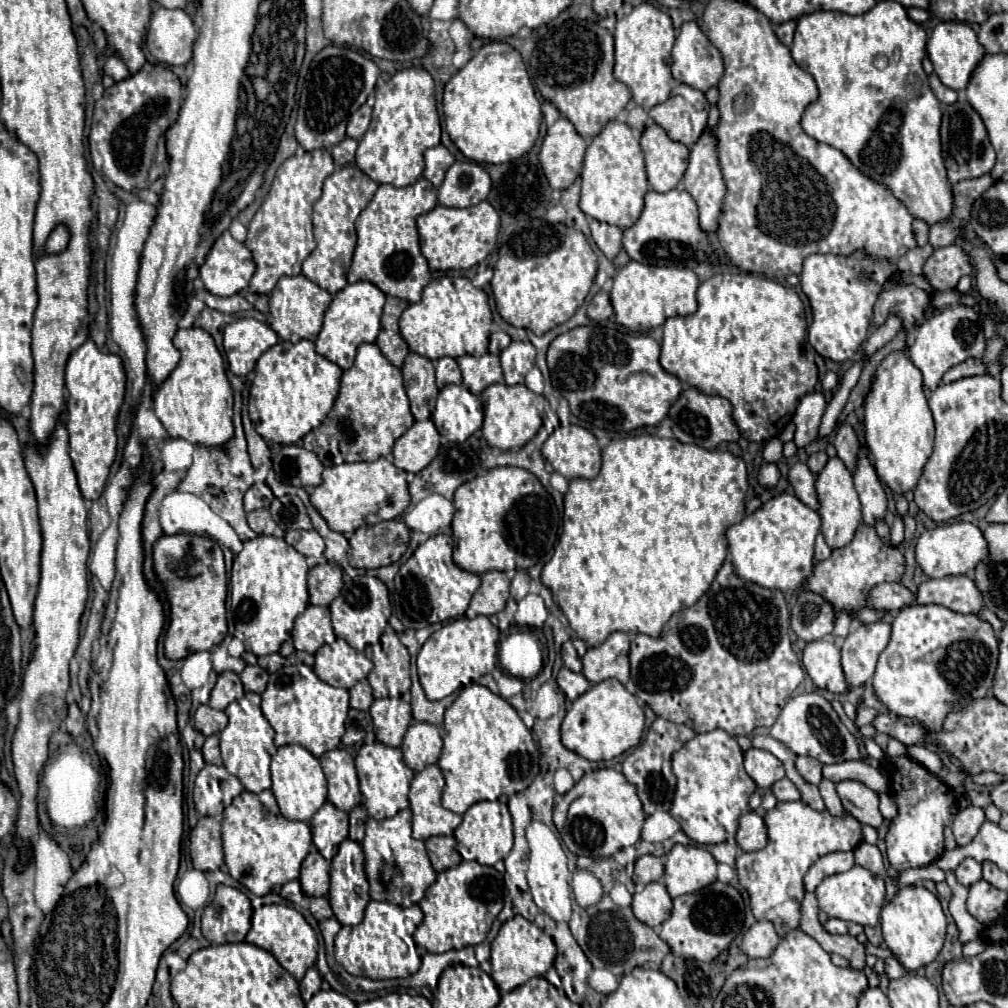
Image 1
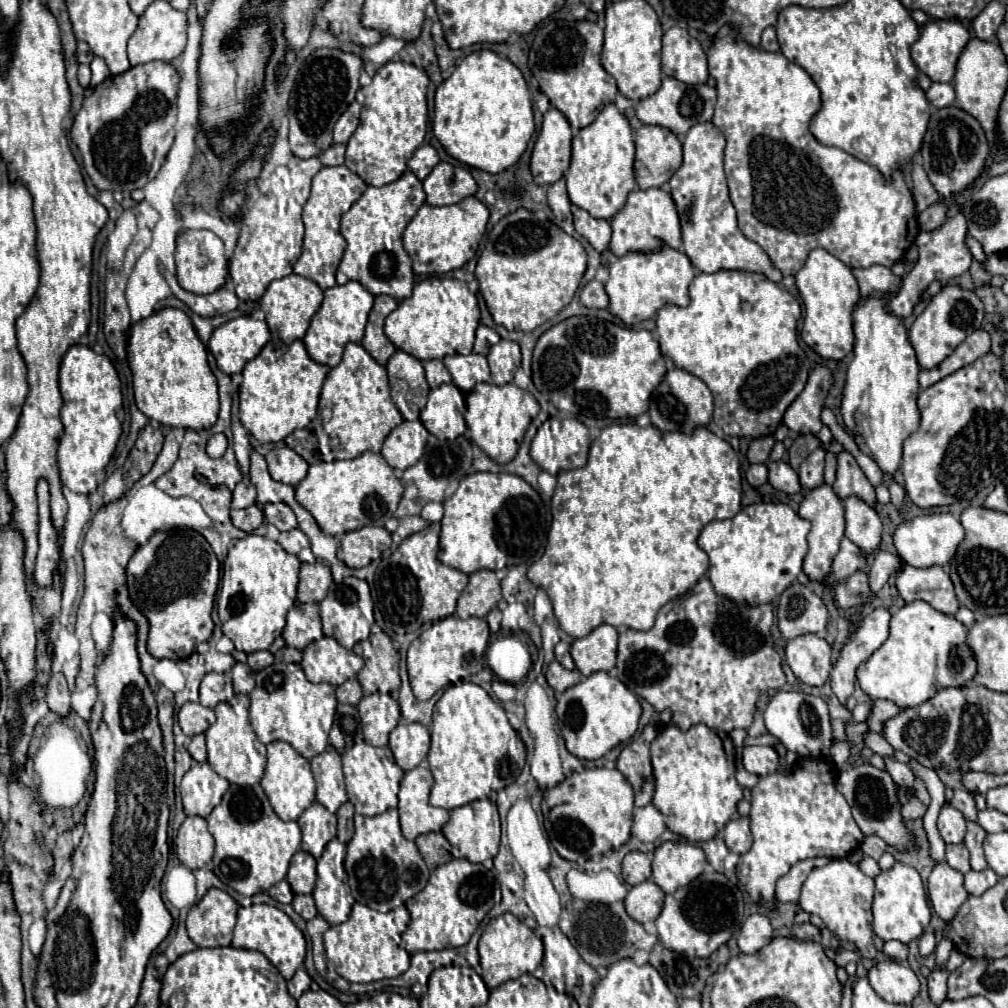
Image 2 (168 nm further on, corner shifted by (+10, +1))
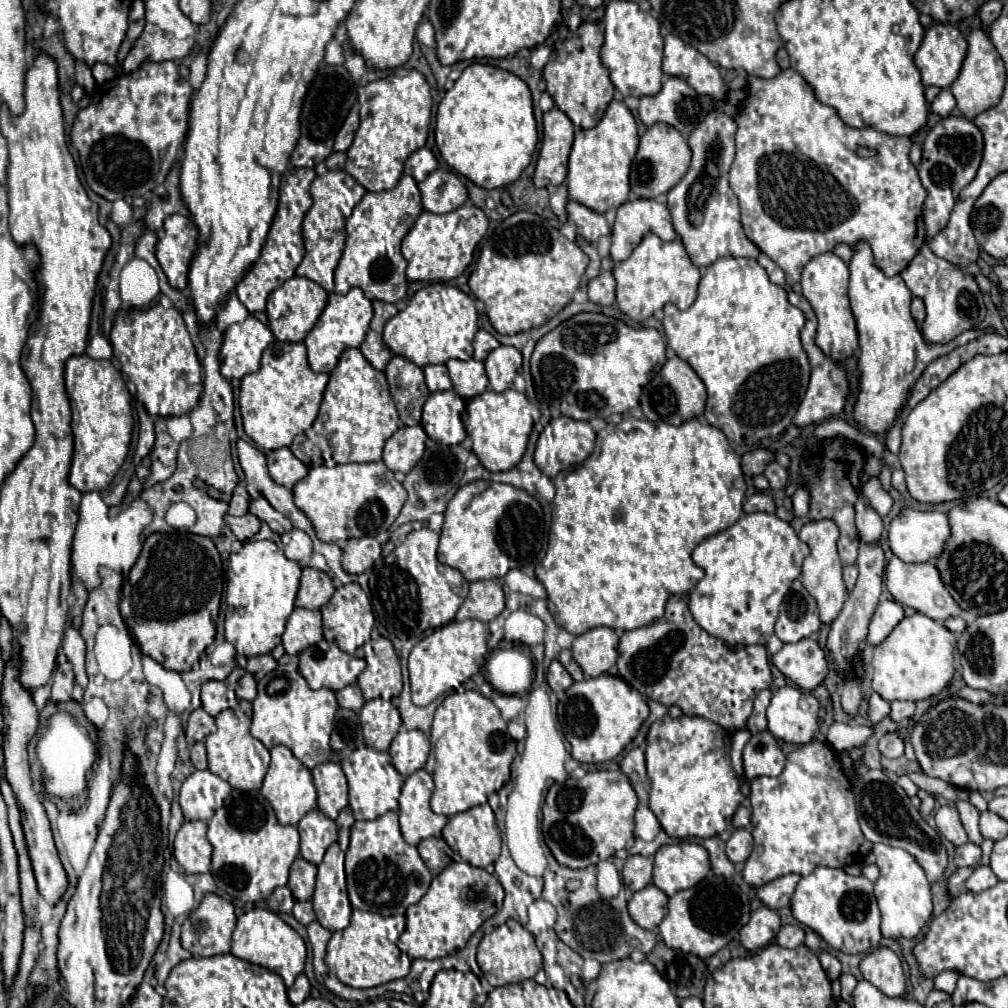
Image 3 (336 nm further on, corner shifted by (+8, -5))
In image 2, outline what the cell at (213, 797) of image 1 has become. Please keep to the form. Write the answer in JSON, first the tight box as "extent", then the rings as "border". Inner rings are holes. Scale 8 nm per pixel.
{"extent":[181,762,229,818],"border":[[[193,762],[189,772],[181,780],[181,798],[187,816],[207,818],[211,810],[221,802],[229,782],[221,778],[207,762]]]}

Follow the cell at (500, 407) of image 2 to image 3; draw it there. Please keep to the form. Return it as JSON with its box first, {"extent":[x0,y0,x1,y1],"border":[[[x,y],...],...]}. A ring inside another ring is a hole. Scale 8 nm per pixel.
{"extent":[465,388,540,472],"border":[[[513,388],[505,392],[485,390],[481,396],[467,402],[465,429],[473,440],[473,454],[489,472],[503,472],[517,466],[525,454],[529,434],[540,417],[537,404]]]}

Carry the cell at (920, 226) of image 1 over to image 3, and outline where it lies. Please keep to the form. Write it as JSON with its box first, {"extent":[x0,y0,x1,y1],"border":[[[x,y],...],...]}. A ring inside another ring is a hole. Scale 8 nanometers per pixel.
{"extent":[849,240,989,432],"border":[[[859,240],[853,246],[853,256],[849,262],[851,280],[849,280],[849,300],[851,310],[857,320],[859,330],[859,370],[861,370],[861,392],[857,396],[855,404],[855,420],[869,432],[887,432],[889,420],[897,416],[897,408],[905,404],[905,396],[909,396],[909,388],[913,380],[921,374],[921,368],[929,364],[929,360],[935,360],[937,356],[943,356],[945,352],[951,352],[953,348],[967,344],[977,336],[977,332],[989,332],[989,330],[967,330],[959,334],[955,340],[947,344],[929,344],[923,340],[911,312],[911,292],[905,286],[901,276],[885,276],[879,266],[875,266],[871,246],[865,240]]]}

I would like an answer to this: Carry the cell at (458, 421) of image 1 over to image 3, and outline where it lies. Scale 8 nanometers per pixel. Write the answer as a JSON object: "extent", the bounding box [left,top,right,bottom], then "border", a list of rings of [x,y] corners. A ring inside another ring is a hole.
{"extent":[421,390,467,453],"border":[[[455,390],[435,392],[427,398],[423,406],[421,426],[427,432],[426,449],[432,448],[435,452],[444,453],[467,438],[461,412],[465,410],[465,400],[457,396]]]}

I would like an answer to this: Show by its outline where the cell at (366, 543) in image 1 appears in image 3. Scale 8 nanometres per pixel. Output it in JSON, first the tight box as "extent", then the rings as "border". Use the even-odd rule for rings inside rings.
{"extent":[343,538,381,574],"border":[[[351,538],[343,550],[343,570],[349,574],[363,574],[381,556],[381,544],[371,538]]]}

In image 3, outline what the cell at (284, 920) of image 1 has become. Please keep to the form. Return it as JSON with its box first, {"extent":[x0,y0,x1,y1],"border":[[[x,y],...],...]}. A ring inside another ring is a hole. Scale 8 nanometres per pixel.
{"extent":[231,908,307,988],"border":[[[255,908],[255,910],[249,910],[243,916],[239,916],[237,928],[233,932],[231,954],[241,958],[241,960],[247,960],[251,964],[259,964],[259,966],[279,974],[283,978],[285,986],[291,988],[295,978],[305,968],[307,950],[305,950],[303,938],[289,924],[285,924],[275,912],[263,910],[263,908]]]}

